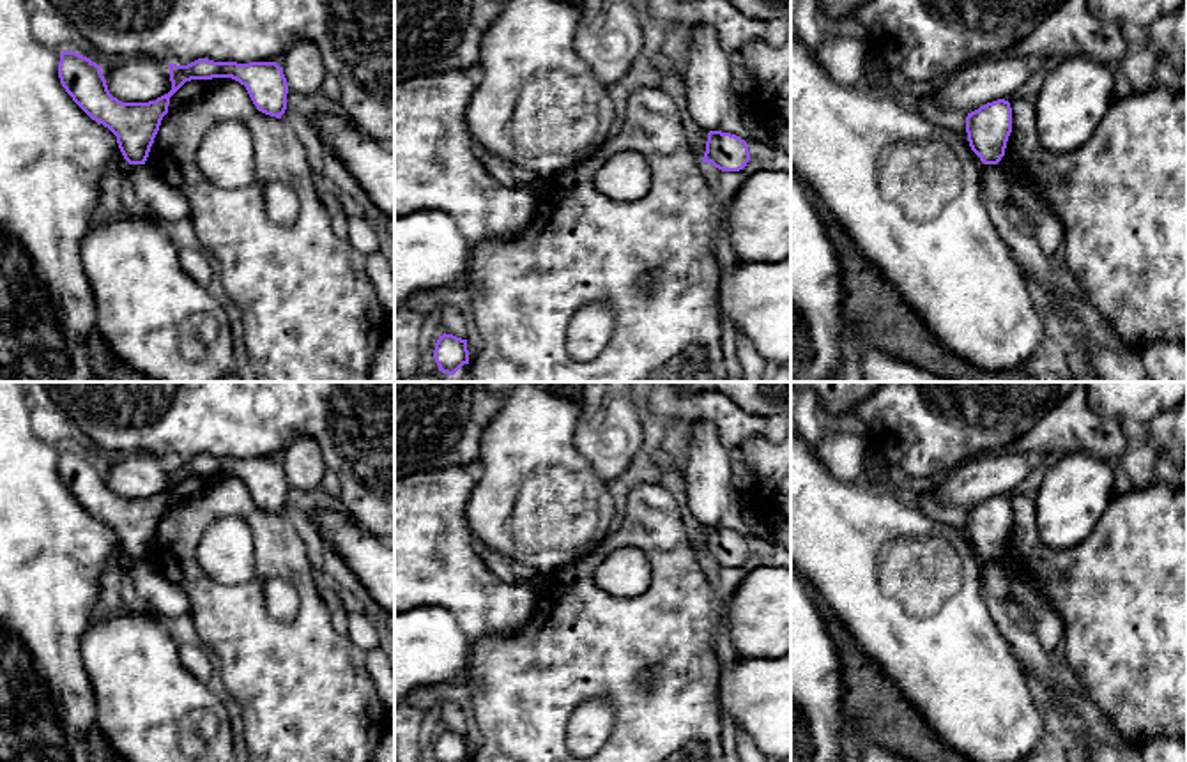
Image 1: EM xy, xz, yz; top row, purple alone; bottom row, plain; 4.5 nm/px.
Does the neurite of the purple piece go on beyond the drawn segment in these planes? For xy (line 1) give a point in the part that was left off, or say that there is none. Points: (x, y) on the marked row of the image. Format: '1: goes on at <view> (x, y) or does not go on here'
1: does not go on here

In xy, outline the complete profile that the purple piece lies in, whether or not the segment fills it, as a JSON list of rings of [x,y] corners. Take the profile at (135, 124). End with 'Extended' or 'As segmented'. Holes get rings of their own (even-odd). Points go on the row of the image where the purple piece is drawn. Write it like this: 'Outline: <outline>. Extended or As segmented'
Outline: [[[62,51],[58,78],[73,101],[115,136],[129,164],[145,164],[170,97],[191,80],[232,78],[246,87],[258,111],[281,118],[288,85],[276,62],[214,62],[198,58],[188,65],[168,64],[172,90],[149,103],[122,103],[108,90],[101,65],[76,51]]]. As segmented

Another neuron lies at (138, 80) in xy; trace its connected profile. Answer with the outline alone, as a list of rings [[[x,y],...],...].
[[[136,57],[117,67],[104,67],[104,80],[113,97],[122,103],[149,103],[172,90],[170,67],[150,57]]]

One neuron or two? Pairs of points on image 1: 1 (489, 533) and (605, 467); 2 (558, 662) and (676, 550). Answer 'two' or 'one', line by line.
1: two
2: one

